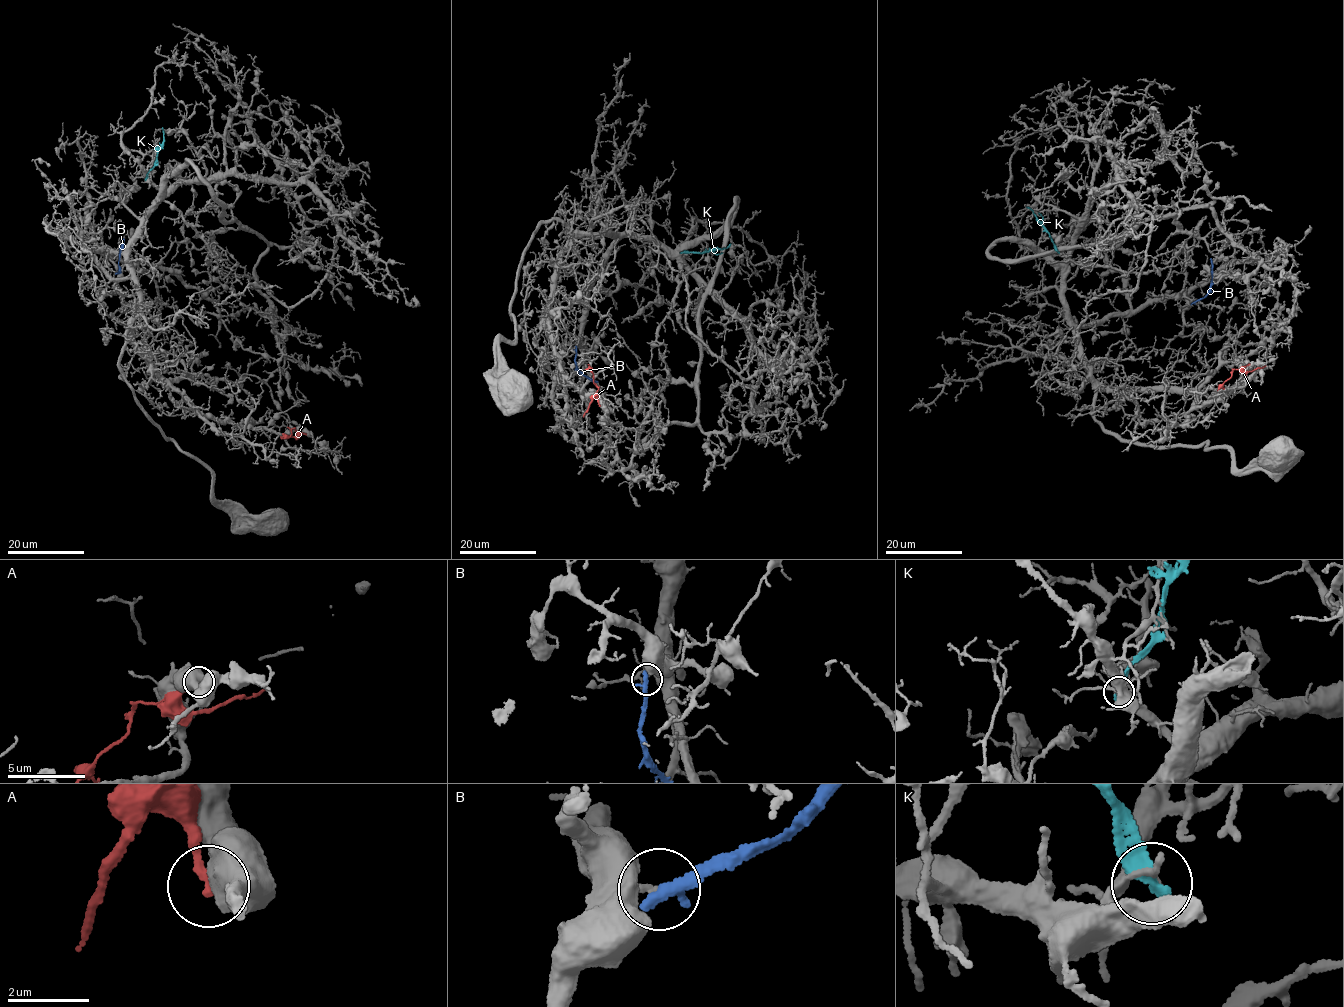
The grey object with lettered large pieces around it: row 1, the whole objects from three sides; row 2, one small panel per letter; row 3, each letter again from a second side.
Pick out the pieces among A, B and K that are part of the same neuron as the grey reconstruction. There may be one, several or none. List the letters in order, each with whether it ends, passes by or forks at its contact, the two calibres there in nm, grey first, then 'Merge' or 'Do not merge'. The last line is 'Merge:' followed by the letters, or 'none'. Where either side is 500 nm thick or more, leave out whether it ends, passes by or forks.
A: Thickness 750 nm (grey) against 240 nm. Do not merge
B: It ends there. Thickness 170 nm (grey) against 320 nm. Do not merge
K: It ends there. Thickness 180 nm (grey) against 280 nm. Do not merge
Merge: none

